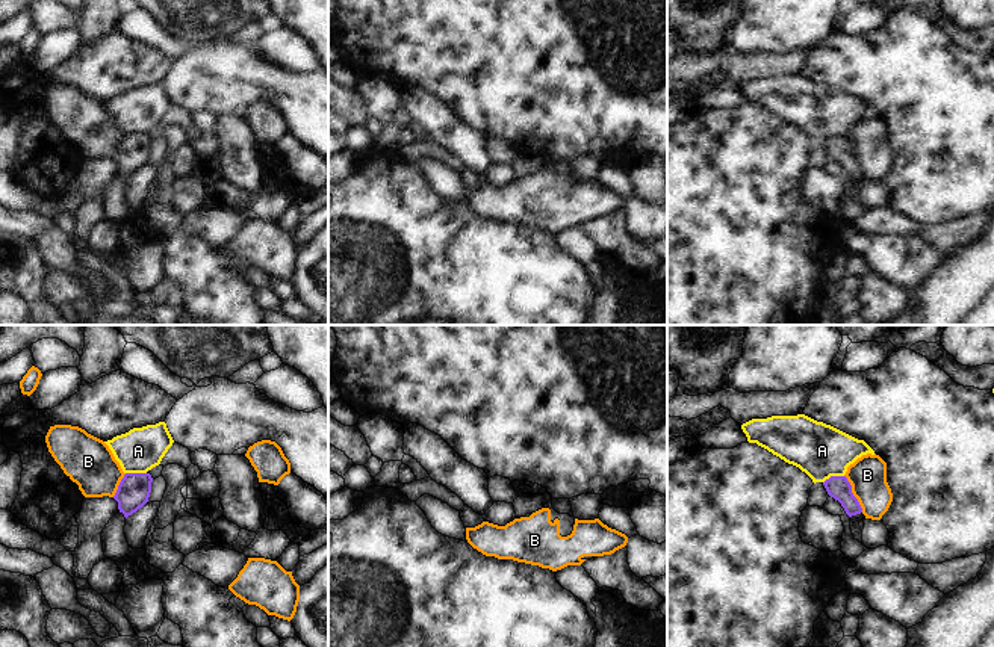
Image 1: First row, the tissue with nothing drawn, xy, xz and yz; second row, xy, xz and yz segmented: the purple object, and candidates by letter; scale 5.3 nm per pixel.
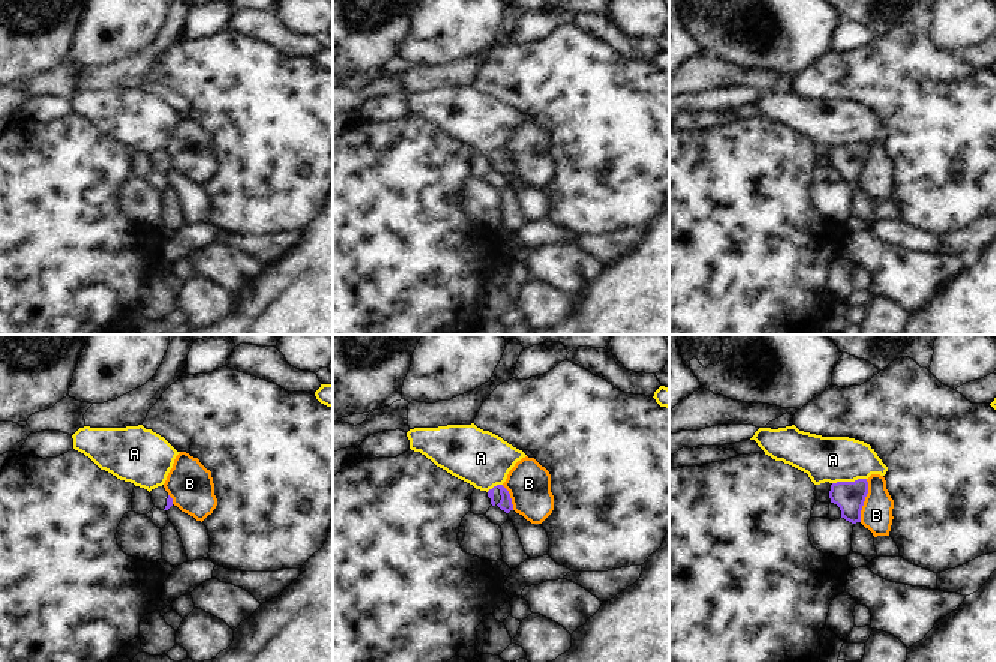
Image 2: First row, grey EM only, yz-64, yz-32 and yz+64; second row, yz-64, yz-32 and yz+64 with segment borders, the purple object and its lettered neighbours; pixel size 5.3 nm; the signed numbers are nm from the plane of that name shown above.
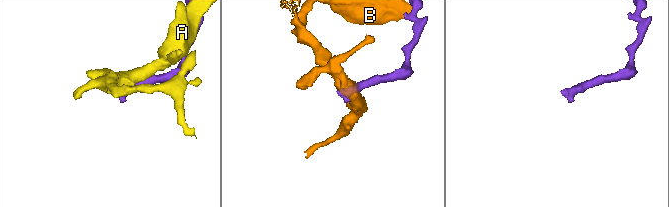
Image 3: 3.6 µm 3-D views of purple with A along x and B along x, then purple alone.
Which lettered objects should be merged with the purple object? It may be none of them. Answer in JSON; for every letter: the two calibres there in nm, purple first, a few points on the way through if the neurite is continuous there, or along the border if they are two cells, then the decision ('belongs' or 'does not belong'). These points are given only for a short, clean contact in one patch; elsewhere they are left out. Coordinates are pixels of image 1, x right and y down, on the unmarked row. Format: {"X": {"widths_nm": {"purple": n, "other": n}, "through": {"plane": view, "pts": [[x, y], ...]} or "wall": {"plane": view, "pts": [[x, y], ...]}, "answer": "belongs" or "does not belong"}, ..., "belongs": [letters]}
{"A": {"widths_nm": {"purple": 170, "other": 240}, "answer": "does not belong"}, "B": {"widths_nm": {"purple": 120, "other": 200}, "answer": "does not belong"}, "belongs": []}

